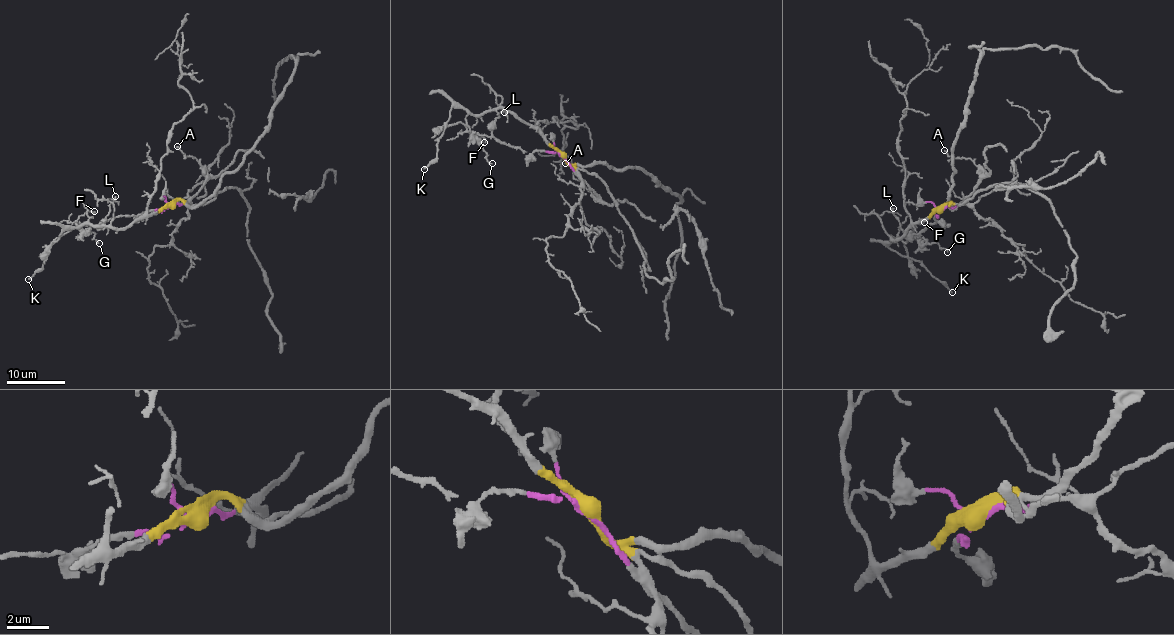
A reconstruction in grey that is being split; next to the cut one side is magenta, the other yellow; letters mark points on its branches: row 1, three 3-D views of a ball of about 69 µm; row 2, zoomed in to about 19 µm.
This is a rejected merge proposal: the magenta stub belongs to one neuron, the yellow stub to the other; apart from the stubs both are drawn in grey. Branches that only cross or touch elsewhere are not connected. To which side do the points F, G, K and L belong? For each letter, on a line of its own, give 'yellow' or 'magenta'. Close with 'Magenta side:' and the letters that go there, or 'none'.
F: yellow
G: magenta
K: yellow
L: magenta
Magenta side: G, L

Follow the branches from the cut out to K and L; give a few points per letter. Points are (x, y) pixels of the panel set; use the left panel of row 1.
K: (171, 204), (120, 229), (79, 224), (65, 228), (46, 249), (42, 267), (28, 279)
L: (171, 204), (164, 210), (143, 211), (134, 216), (117, 215), (102, 223), (115, 196)

